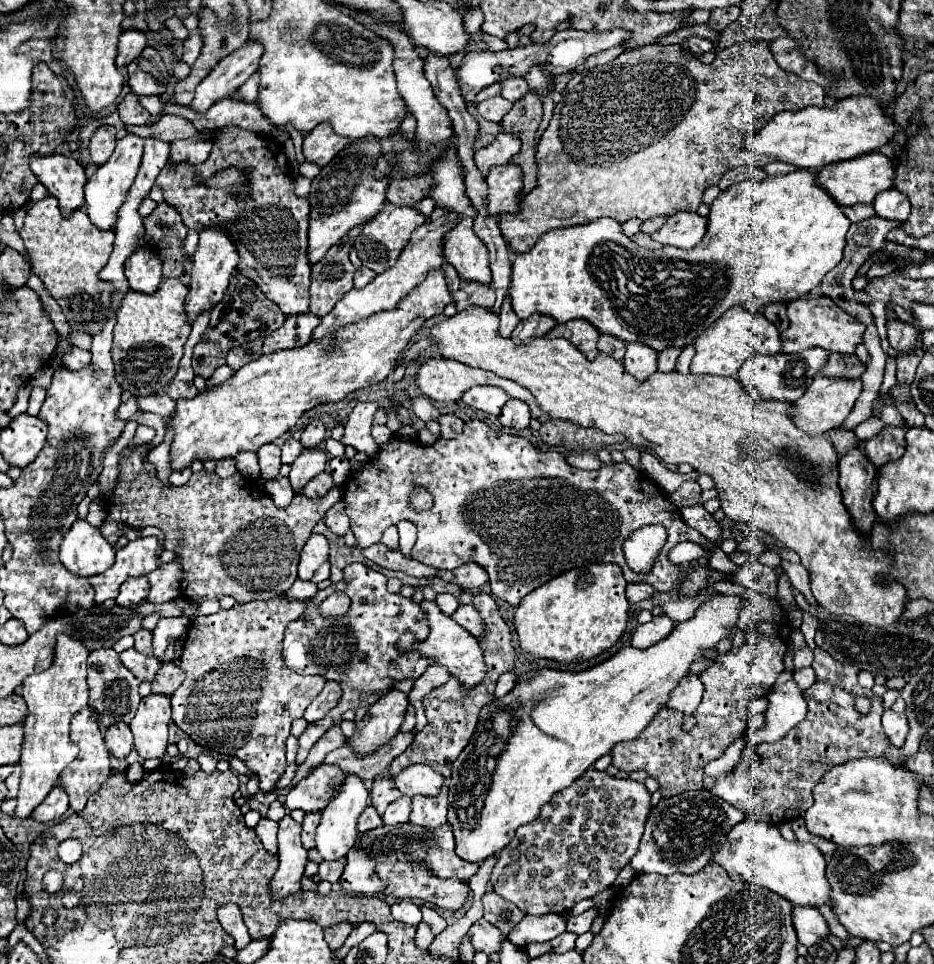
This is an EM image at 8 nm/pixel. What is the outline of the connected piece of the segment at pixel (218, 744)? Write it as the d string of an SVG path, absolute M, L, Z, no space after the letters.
M277 596L261 602L253 600L247 604L235 604L233 608L219 610L211 616L197 616L189 626L183 654L177 662L185 670L187 678L171 694L175 724L197 744L219 754L243 760L247 768L257 774L263 792L271 792L285 772L285 740L289 738L291 722L303 716L305 708L325 684L325 678L319 674L295 674L293 670L285 668L285 662L281 658L283 632L287 624L301 618L309 604L311 600L289 600L285 596Z

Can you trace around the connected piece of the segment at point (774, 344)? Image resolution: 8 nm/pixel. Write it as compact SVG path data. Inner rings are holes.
M731 308L729 312L725 312L725 316L721 316L721 320L717 320L717 324L711 324L711 326L695 340L695 348L697 348L697 354L693 356L691 368L689 368L693 374L735 376L747 358L757 356L757 354L777 354L777 352L781 352L781 336L779 336L777 326L775 326L773 322L769 322L763 314L753 314L753 312L749 312L749 310L743 310L743 308Z

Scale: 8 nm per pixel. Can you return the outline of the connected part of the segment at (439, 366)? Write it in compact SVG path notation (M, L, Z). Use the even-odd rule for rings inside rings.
M431 358L431 360L427 360L427 362L419 368L419 372L417 372L417 386L421 388L421 392L423 392L425 396L429 396L431 400L437 400L437 402L445 402L445 400L455 400L455 402L457 402L459 396L461 396L467 388L477 386L477 384L493 384L493 386L499 386L499 388L503 388L505 392L509 392L511 398L521 398L521 400L525 400L525 402L531 406L531 416L533 416L533 418L539 418L541 422L549 420L549 416L539 410L539 406L535 404L535 398L529 394L529 390L525 390L523 386L519 386L519 384L515 384L515 382L511 382L511 380L501 380L501 378L495 376L493 372L469 368L469 366L461 364L461 362L445 360L445 358Z

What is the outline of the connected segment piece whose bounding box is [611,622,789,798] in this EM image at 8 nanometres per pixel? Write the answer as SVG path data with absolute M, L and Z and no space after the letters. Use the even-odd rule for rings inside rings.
M757 622L749 632L749 640L739 652L729 652L719 656L713 666L701 672L701 682L705 684L705 696L695 710L695 726L683 730L685 716L677 710L661 708L655 720L637 736L625 744L613 748L611 758L613 766L625 772L645 770L651 778L659 782L659 792L663 798L671 798L681 792L703 788L703 768L707 762L719 758L725 748L739 738L747 728L747 702L755 692L766 696L769 688L775 684L775 678L785 670L783 654L787 650L789 626L783 622Z

